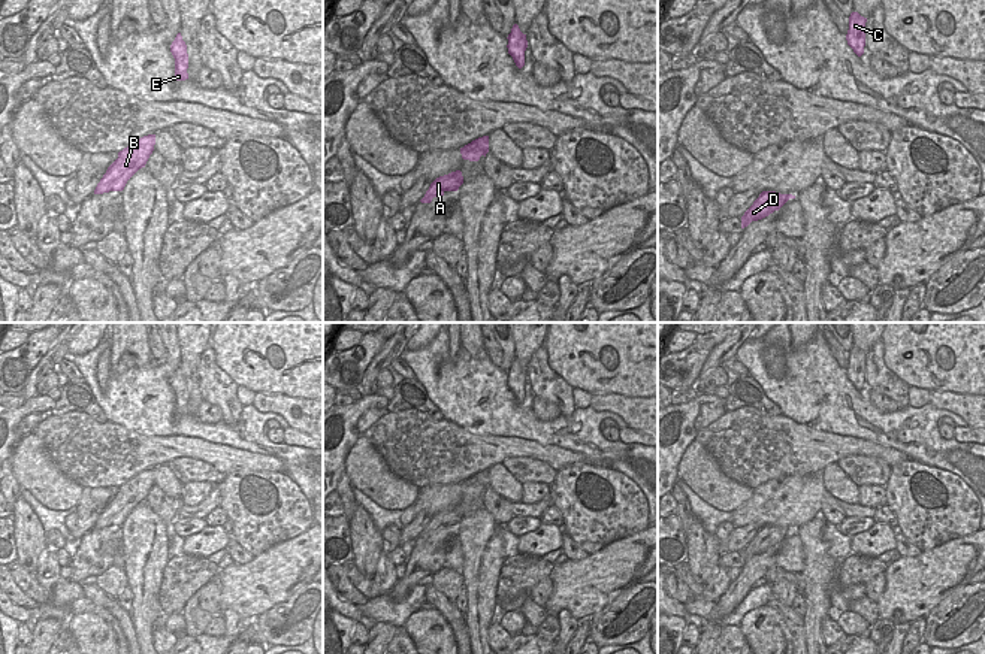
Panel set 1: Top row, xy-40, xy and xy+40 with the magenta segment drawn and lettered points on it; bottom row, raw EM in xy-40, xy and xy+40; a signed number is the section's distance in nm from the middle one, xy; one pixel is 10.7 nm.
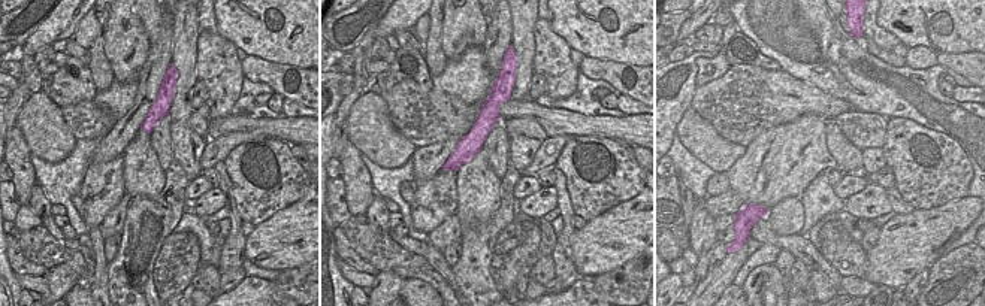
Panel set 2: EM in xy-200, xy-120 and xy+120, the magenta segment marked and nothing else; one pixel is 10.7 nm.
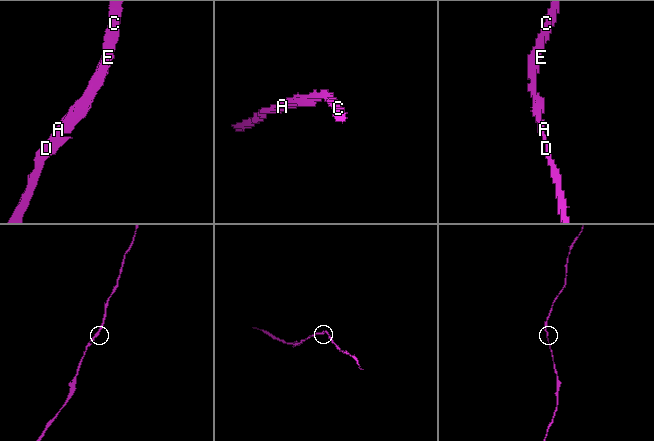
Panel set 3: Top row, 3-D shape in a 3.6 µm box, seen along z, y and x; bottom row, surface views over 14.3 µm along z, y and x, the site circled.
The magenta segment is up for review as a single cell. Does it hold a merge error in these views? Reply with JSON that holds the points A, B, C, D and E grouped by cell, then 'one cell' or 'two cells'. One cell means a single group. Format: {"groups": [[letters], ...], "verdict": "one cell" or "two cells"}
{"groups": [["A", "B", "C", "D", "E"]], "verdict": "one cell"}

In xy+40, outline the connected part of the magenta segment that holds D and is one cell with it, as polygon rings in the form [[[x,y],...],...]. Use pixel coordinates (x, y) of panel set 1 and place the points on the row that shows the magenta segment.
[[[762,191],[741,217],[741,228],[747,227],[752,221],[762,219],[774,211],[779,211],[789,199],[795,199],[795,196],[780,194],[776,191]]]

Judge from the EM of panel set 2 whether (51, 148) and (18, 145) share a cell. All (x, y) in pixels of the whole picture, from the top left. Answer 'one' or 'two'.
two

